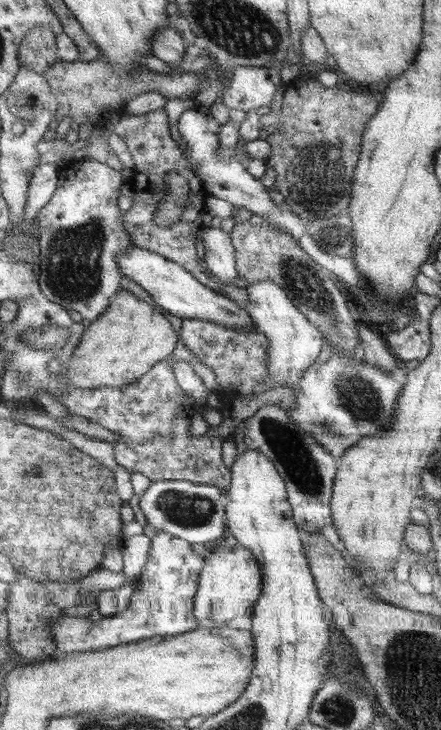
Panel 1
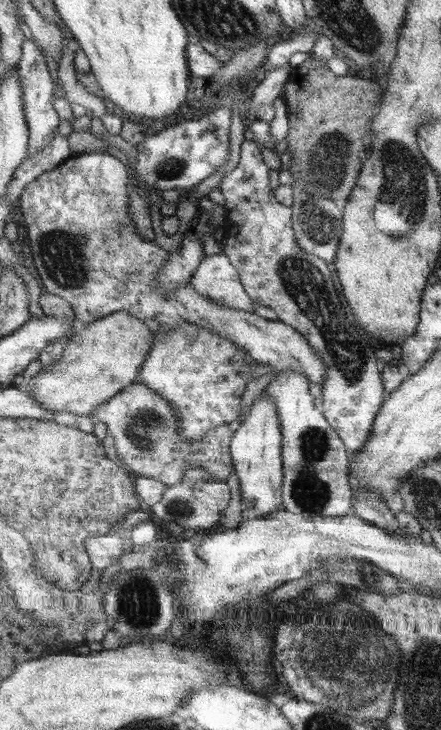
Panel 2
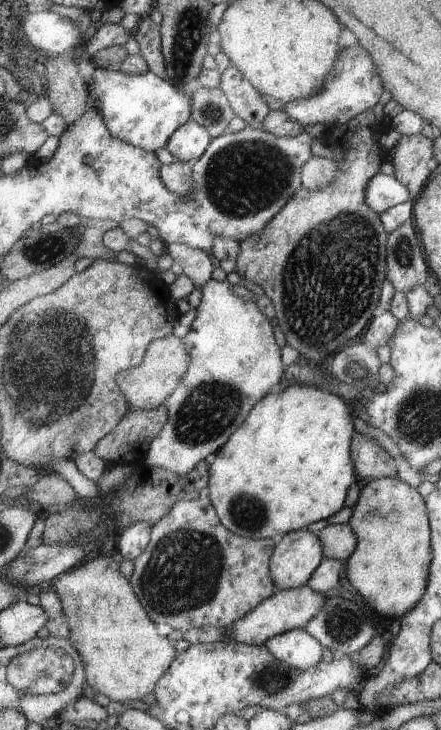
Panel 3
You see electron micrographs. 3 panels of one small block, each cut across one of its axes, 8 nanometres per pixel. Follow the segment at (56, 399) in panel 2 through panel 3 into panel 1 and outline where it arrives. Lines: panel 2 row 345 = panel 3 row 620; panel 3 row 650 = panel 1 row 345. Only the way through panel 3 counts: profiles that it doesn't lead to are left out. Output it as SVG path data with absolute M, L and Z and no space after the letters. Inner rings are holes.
M120 290L120 293L112 298L108 309L101 316L92 321L86 328L84 337L73 351L73 357L68 366L68 378L73 386L78 389L91 390L101 387L121 388L137 382L144 377L157 363L168 360L175 350L177 333L171 320L161 312L162 307L154 307L141 300L129 290Z

